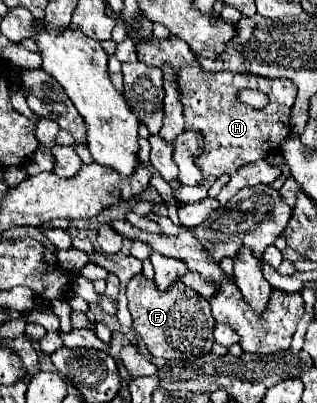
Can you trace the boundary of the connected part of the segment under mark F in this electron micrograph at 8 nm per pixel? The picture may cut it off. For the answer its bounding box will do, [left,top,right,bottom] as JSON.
[126,274,216,360]

